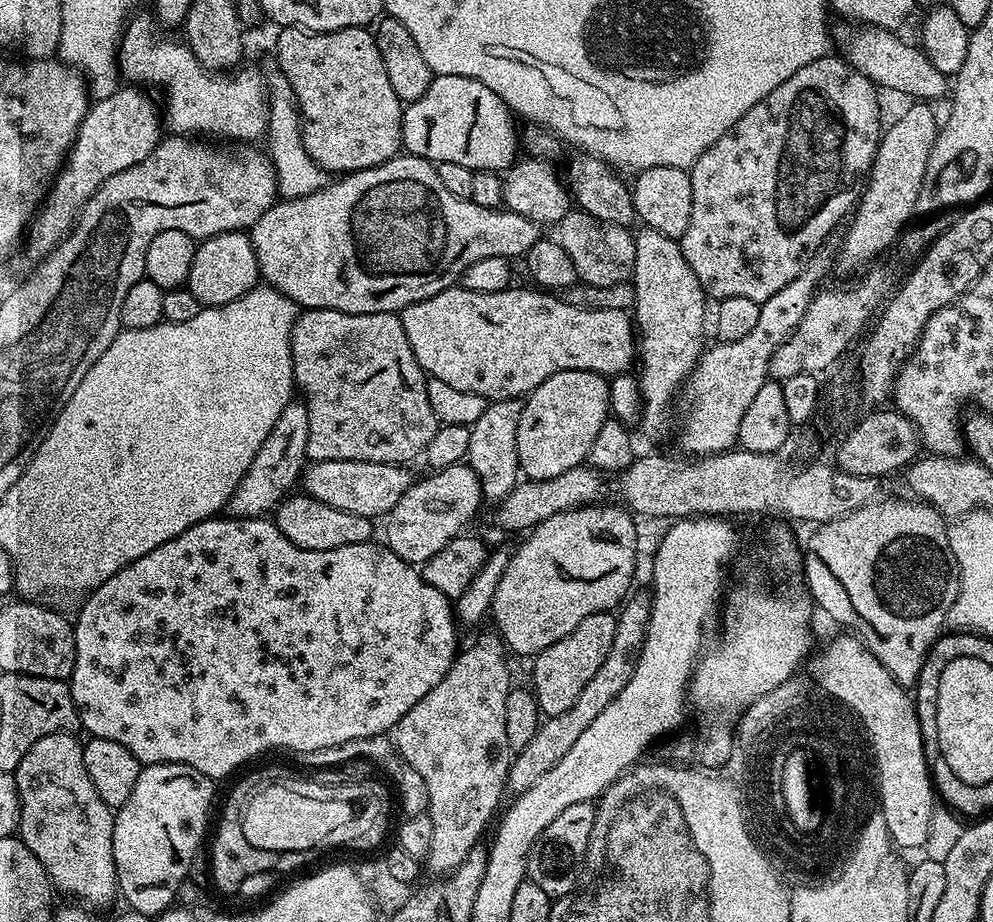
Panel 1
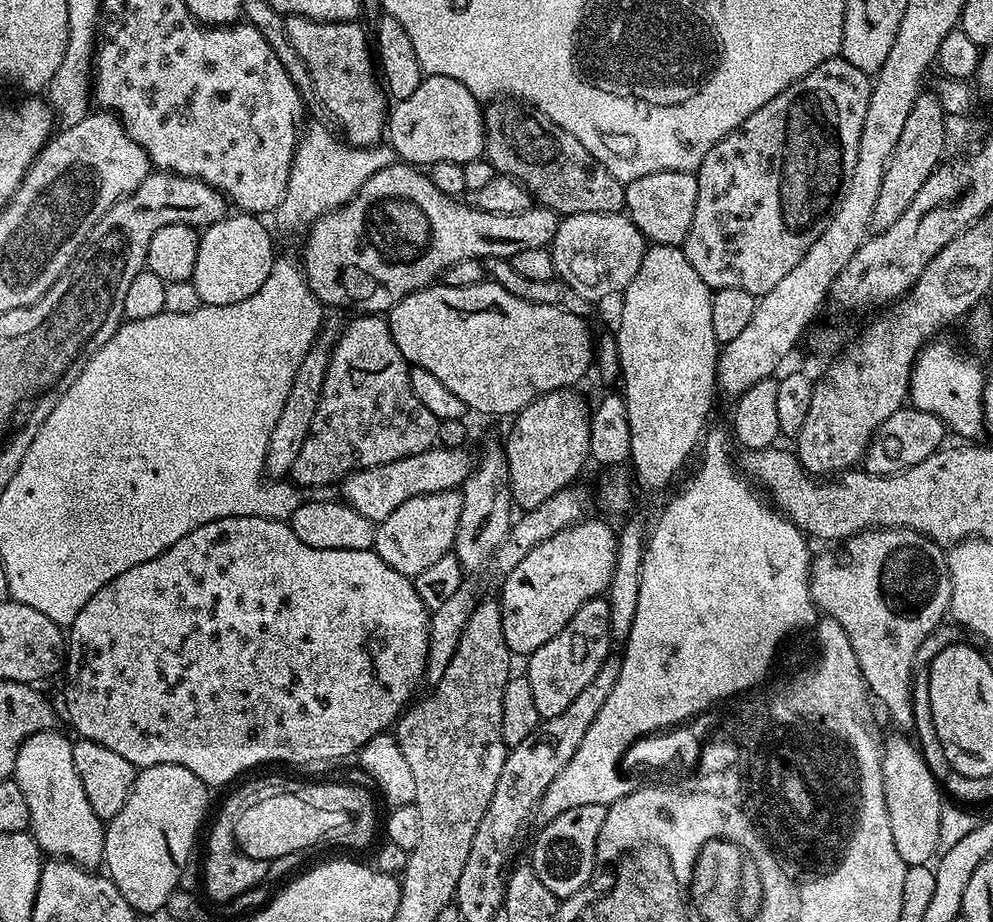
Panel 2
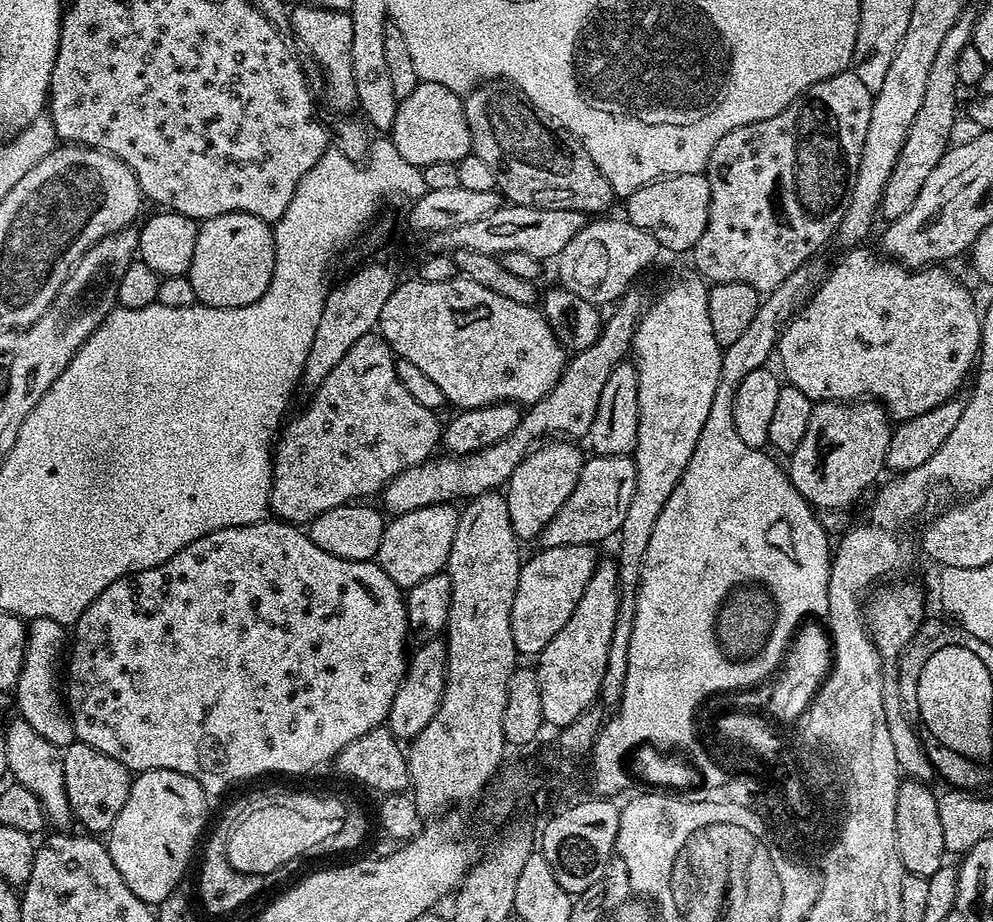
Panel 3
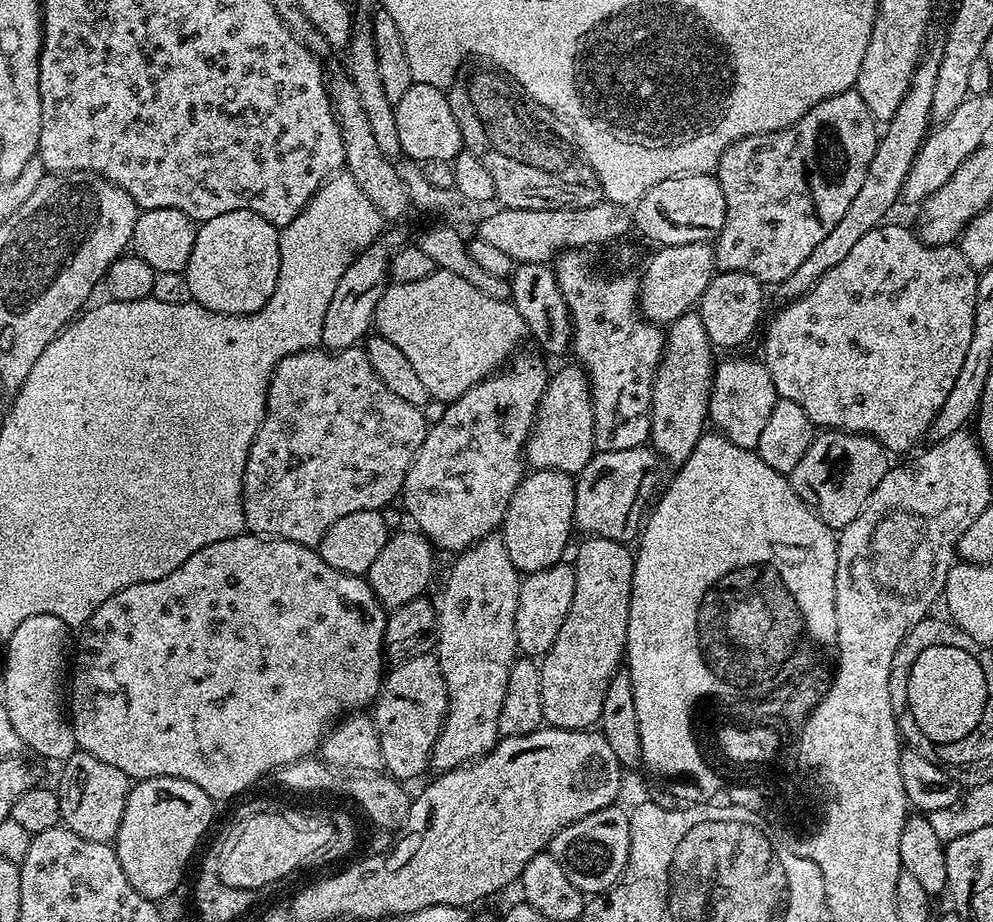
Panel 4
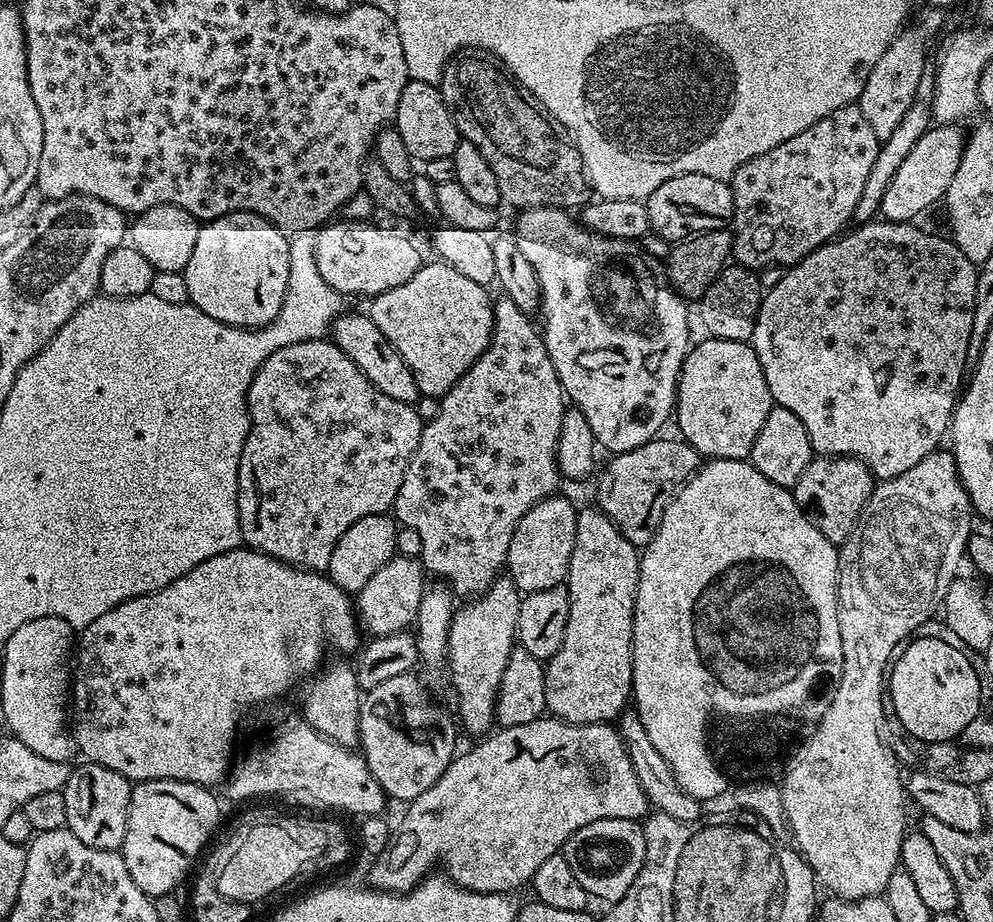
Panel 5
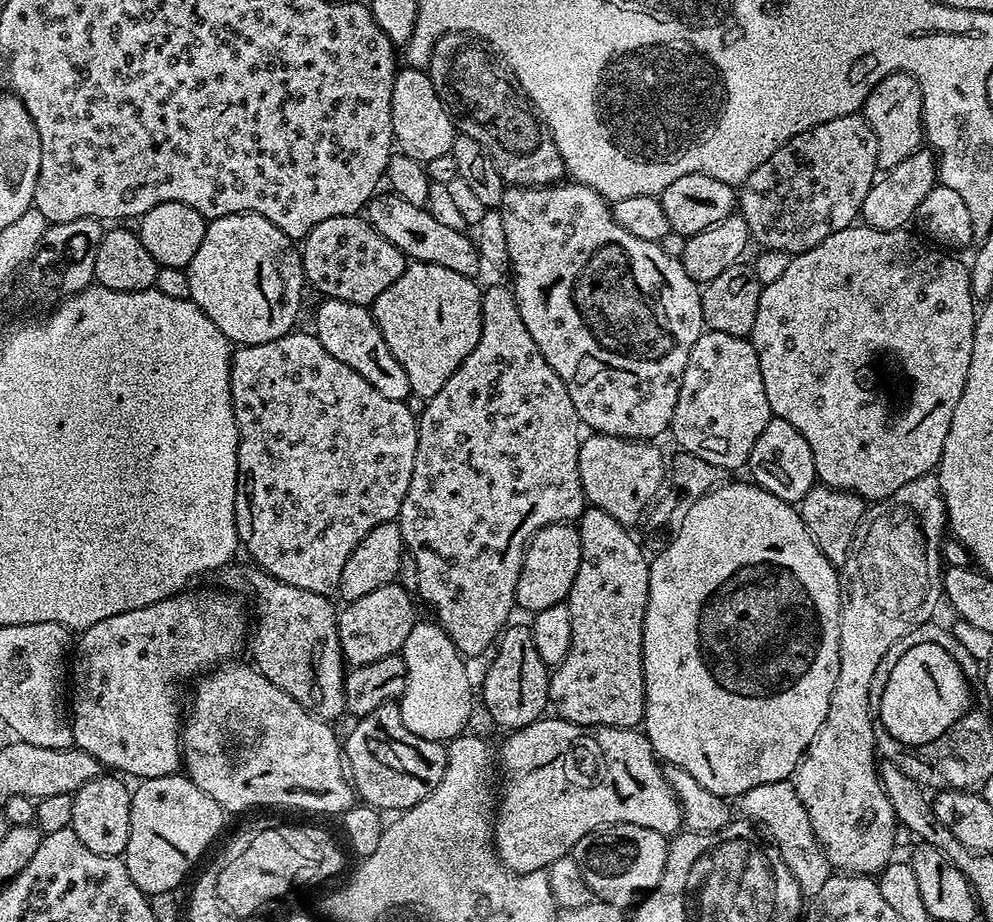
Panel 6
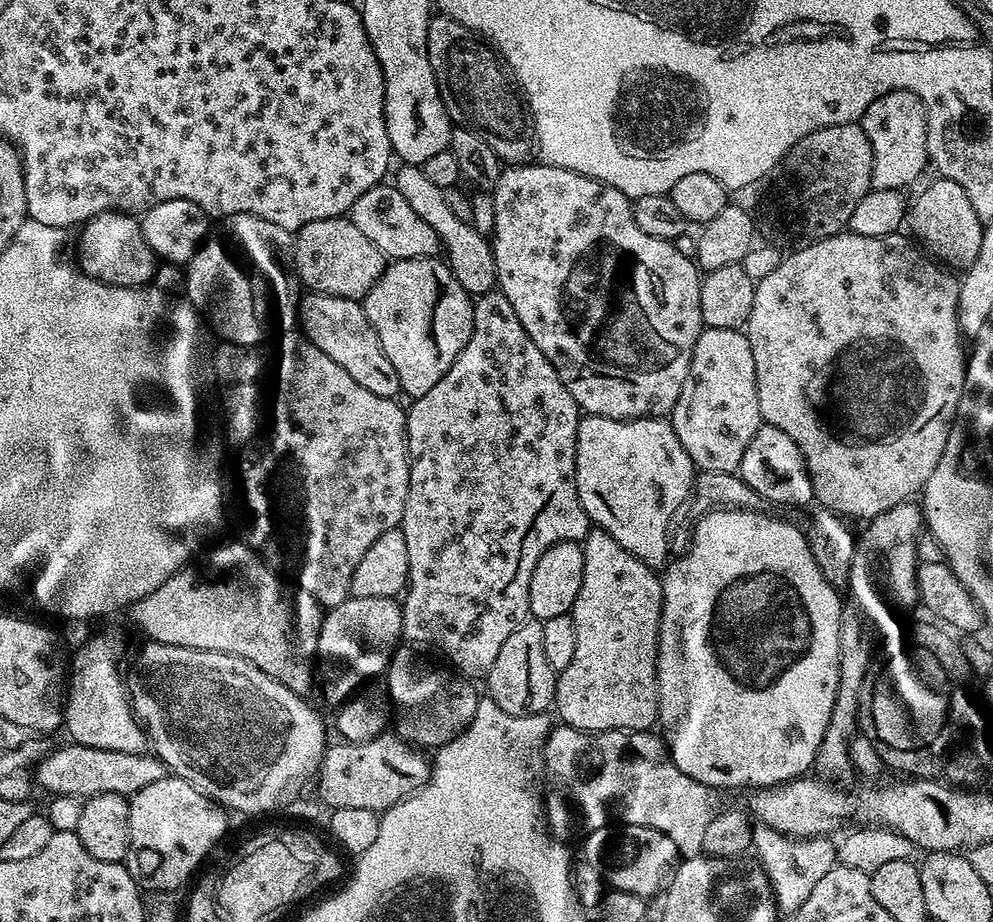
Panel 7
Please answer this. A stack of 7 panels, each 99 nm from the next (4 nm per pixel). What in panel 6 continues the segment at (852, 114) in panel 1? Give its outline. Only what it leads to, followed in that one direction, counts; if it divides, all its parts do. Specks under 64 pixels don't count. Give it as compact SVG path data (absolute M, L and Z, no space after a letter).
M860 114L843 116L842 118L830 118L830 122L822 122L802 134L791 136L778 150L774 150L774 154L770 154L770 158L766 158L766 162L762 162L762 166L758 166L758 170L750 173L744 179L744 183L739 185L738 212L746 222L751 243L753 245L760 244L759 247L761 249L784 251L791 257L794 257L802 254L806 250L810 250L814 246L818 246L818 242L822 242L822 238L830 238L830 234L838 234L838 230L846 230L847 228L853 227L857 223L860 215L860 207L866 198L866 194L872 189L873 184L878 179L877 162L878 138L874 138L874 130L870 130L870 126L864 121L863 115Z

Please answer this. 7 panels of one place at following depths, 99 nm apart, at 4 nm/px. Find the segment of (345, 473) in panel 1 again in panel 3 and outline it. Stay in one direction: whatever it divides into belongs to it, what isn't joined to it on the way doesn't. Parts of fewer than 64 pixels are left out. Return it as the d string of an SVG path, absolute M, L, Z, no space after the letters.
M632 286L615 302L611 309L613 312L607 313L603 321L600 336L592 344L581 347L572 356L573 360L571 357L565 363L564 372L558 378L554 390L550 390L546 398L531 405L521 415L518 426L514 426L511 434L494 442L488 448L481 448L478 452L444 454L441 460L429 458L418 466L410 466L402 470L402 474L398 474L384 487L383 511L392 516L400 516L432 504L447 504L460 499L463 501L465 498L481 496L484 492L503 489L514 474L518 462L545 437L587 437L590 426L594 422L594 414L598 410L598 398L602 398L602 390L606 386L606 378L610 378L617 364L629 355L632 335L636 333L636 323L640 321L645 308L650 303L650 296L639 292L637 288Z

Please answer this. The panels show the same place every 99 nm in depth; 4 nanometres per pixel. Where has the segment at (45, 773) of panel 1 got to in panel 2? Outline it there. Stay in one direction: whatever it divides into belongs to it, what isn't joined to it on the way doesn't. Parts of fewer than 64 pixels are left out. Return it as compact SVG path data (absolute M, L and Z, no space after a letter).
M60 730L39 732L20 743L14 779L22 789L22 795L30 806L30 831L38 842L41 853L52 858L72 860L83 868L95 869L104 858L105 821L94 814L90 801L86 798L86 790L82 790L82 778L78 778L78 769L74 767L73 741L67 740Z

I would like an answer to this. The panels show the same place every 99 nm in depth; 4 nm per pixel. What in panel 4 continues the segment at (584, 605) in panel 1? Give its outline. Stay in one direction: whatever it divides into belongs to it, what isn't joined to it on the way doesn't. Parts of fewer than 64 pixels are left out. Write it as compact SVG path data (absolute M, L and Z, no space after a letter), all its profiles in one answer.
M561 562L546 570L529 572L521 579L516 611L516 646L525 657L543 658L550 646L554 646L554 638L558 638L558 630L562 630L562 622L566 622L570 602L574 600L575 573L571 563Z

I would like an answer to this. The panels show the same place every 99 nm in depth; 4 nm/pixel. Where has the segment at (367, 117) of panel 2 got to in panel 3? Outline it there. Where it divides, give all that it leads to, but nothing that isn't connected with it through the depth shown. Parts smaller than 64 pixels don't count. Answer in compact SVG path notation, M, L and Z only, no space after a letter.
M304 2L291 9L288 13L289 29L291 34L300 39L300 44L306 50L307 55L317 60L318 66L323 72L322 84L324 84L324 96L328 99L328 104L332 108L337 108L337 113L348 114L351 108L357 107L356 91L354 90L354 66L350 66L350 41L354 34L354 26L350 26L350 18L347 12L339 12L338 10L330 10L329 8L319 8L311 2Z

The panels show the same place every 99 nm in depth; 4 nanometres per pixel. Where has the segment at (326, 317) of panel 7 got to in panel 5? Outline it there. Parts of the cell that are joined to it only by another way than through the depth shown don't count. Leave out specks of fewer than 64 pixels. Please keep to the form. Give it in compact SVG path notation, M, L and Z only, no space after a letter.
M363 311L347 312L337 316L332 323L330 333L332 343L337 344L342 354L346 354L346 358L350 358L350 362L354 362L354 366L358 366L358 370L362 370L362 374L366 374L366 378L370 378L370 382L374 382L374 386L382 390L382 394L394 398L394 402L415 405L421 399L418 382L414 382L410 366L402 362L402 354L398 354L398 350L390 346L390 338L386 338L386 334L382 334L382 330L374 326L371 316Z

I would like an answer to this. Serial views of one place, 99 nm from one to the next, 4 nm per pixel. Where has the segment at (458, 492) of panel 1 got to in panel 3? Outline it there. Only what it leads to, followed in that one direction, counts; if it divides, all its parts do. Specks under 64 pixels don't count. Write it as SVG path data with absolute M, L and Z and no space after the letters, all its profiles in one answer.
M449 503L432 504L421 510L392 516L384 525L382 546L378 546L375 563L401 590L413 588L422 582L422 578L430 578L430 574L445 571L459 521L457 509Z

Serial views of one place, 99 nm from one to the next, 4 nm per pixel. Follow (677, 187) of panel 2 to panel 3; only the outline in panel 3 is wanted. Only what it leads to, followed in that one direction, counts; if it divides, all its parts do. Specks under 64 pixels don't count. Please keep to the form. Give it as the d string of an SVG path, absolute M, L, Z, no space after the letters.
M704 172L664 176L649 184L643 184L626 197L626 219L640 230L652 234L661 249L691 253L702 238L706 222L710 218L710 182Z

